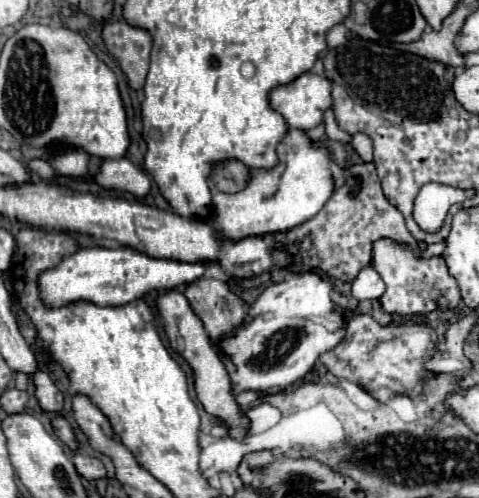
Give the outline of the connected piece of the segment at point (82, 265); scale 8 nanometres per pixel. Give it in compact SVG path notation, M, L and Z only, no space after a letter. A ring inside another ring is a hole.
M88 247L64 257L60 265L40 275L40 295L48 307L60 307L74 301L92 301L96 305L126 305L150 291L170 291L178 285L188 285L204 275L208 265L182 263L172 259L154 259L130 247Z

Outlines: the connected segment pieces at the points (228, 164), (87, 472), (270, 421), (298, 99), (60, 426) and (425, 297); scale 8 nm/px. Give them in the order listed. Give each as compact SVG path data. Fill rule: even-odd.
M220 161L212 167L210 179L218 191L236 193L246 187L248 167L242 161Z
M76 453L76 455L72 457L72 461L74 461L76 471L78 471L84 479L88 479L88 481L106 477L106 469L104 469L102 461L96 459L96 457L88 457L88 455L80 455L80 453Z
M260 403L252 409L246 409L244 411L244 417L248 417L250 425L248 425L248 433L262 433L270 427L274 427L278 421L280 421L280 411L268 403Z
M304 73L288 85L268 93L270 107L280 113L290 129L312 129L322 123L322 113L332 107L332 87L324 75Z
M56 417L56 419L52 421L52 425L54 425L56 435L58 435L66 445L76 447L76 437L74 437L74 433L72 433L72 429L70 429L70 425L68 425L68 421L66 421L64 417Z
M382 237L380 241L374 241L374 245L372 245L370 265L380 273L382 281L386 283L384 297L380 297L380 307L382 307L382 311L386 311L390 315L430 313L436 309L448 311L460 303L458 287L442 287L448 283L454 285L454 279L448 275L446 265L440 257L434 257L434 259L422 259L422 257L412 257L412 255L402 257L398 243L388 237ZM434 285L440 285L440 287L434 287Z

